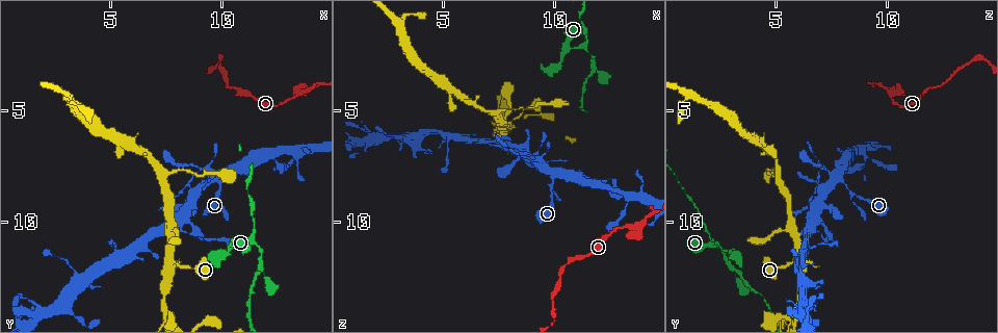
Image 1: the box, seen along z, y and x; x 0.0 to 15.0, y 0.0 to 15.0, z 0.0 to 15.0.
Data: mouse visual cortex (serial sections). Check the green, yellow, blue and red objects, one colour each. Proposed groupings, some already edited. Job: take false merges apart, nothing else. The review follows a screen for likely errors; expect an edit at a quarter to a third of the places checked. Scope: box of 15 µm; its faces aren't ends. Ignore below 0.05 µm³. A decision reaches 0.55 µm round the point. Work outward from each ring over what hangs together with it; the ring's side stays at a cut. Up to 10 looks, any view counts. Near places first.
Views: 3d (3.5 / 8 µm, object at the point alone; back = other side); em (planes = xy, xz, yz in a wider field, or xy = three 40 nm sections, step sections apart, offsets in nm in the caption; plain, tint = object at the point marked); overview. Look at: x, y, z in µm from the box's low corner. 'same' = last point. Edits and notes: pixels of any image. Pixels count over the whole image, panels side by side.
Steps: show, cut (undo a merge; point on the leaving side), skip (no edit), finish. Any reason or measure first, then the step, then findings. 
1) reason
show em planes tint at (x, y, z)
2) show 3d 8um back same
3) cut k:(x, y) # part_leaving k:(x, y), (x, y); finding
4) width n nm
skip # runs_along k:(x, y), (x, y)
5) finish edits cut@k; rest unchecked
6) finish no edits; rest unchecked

abrupt turn
show 3d 3.5um at (7.4, 14.1, 5.9)

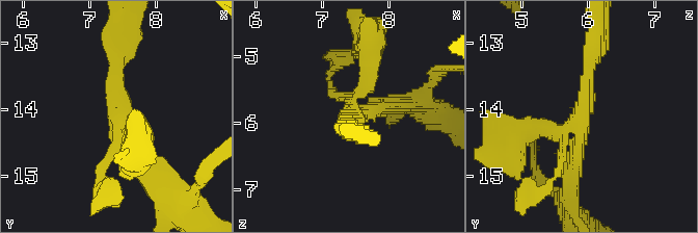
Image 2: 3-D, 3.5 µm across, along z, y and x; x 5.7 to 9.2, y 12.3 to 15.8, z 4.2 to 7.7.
skip # runs_along 2:(592, 54), (582, 119), (517, 131); all the same cell

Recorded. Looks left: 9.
side arm on a straight run
show 3d 8um at (11.9, 12.2, 3.2)

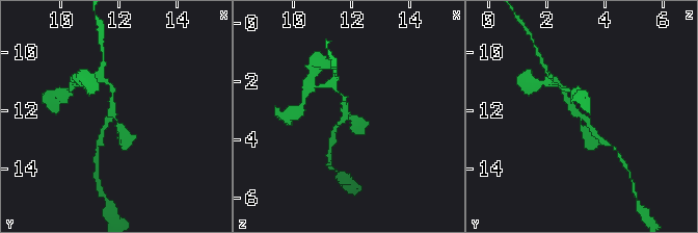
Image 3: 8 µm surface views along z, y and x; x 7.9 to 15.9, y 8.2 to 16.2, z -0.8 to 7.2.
show em xy step 2 tint at (11.8, 12.1, 3.2)

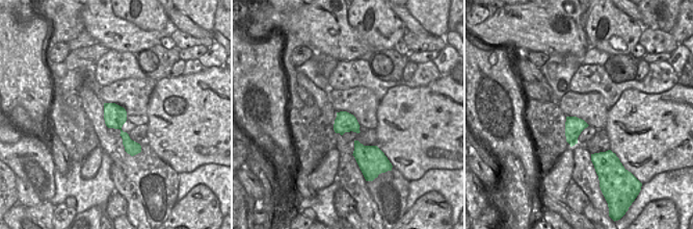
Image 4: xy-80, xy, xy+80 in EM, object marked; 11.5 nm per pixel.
arm_widths 200, 200, 300 nm
skip # runs_along 3:(563, 89), (590, 140); continuous, no second cell

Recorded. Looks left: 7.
narrows sharply
show 3d 3.5um back at (9.9, 8.1, 7.9)

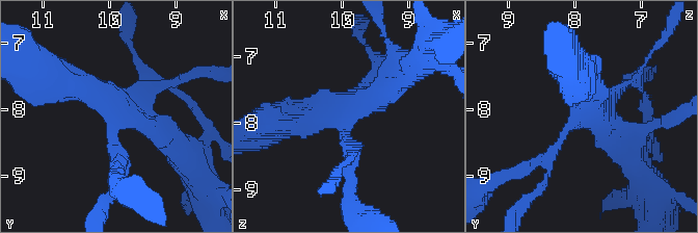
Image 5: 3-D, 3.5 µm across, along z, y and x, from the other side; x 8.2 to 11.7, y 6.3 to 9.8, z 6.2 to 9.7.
arms 4; arm_widths 150, 200, 350, 400 nm
show em xy step 2 tint at (9.90, 8.05, 7.85)

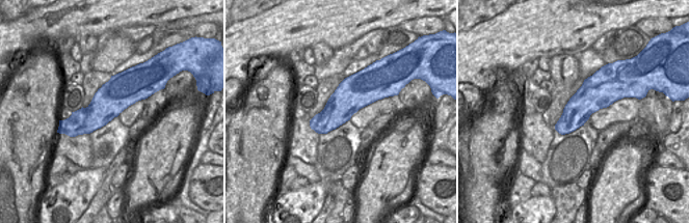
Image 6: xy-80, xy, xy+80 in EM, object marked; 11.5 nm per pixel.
cut it another way
show em planes tint same

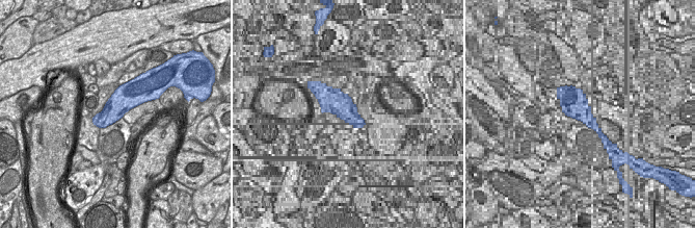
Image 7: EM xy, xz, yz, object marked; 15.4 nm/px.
skip # runs_along 5:(351, 161), (345, 119), (402, 76); one cell here

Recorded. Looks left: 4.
a fork
show 3d 8um at (13.6, 4.3, 10.2)

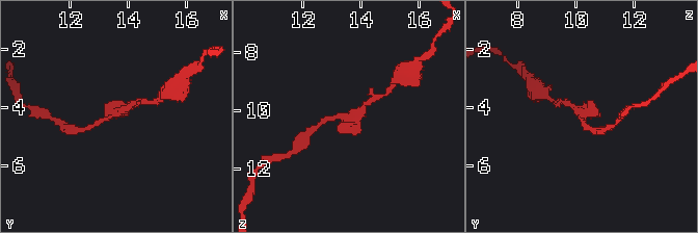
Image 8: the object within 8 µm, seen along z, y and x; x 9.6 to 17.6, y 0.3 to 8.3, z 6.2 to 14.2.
show 3d 3.5um at (13.5, 4.3, 10.2)

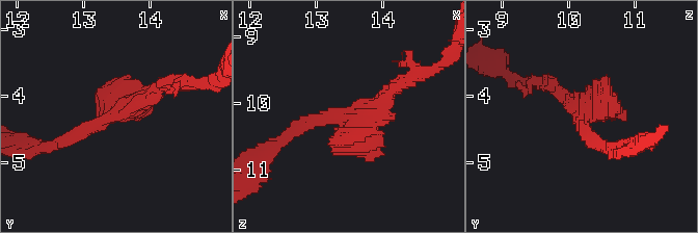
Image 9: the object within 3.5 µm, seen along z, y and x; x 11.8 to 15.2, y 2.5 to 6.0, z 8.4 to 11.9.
skip # runs_along 9:(62, 141), (170, 84); continuous, no second cell

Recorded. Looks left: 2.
finish no edits; rest unchecked

